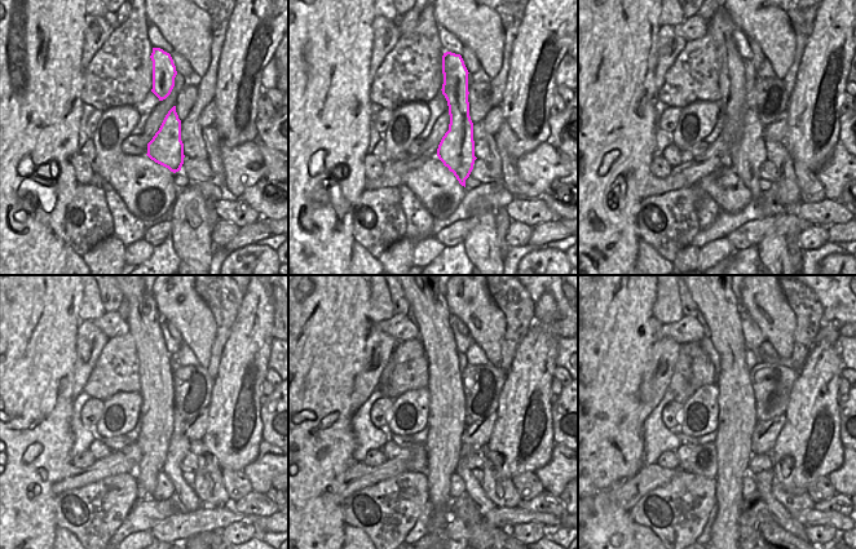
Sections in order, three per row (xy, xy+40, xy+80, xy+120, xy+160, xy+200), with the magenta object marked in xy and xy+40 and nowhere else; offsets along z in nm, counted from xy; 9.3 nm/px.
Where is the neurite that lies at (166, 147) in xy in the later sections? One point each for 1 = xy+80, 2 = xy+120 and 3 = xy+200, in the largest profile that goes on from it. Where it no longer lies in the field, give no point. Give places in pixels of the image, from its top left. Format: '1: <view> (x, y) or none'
1: xy+80 (746, 158)
2: xy+120 (179, 447)
3: xy+200 (782, 517)

